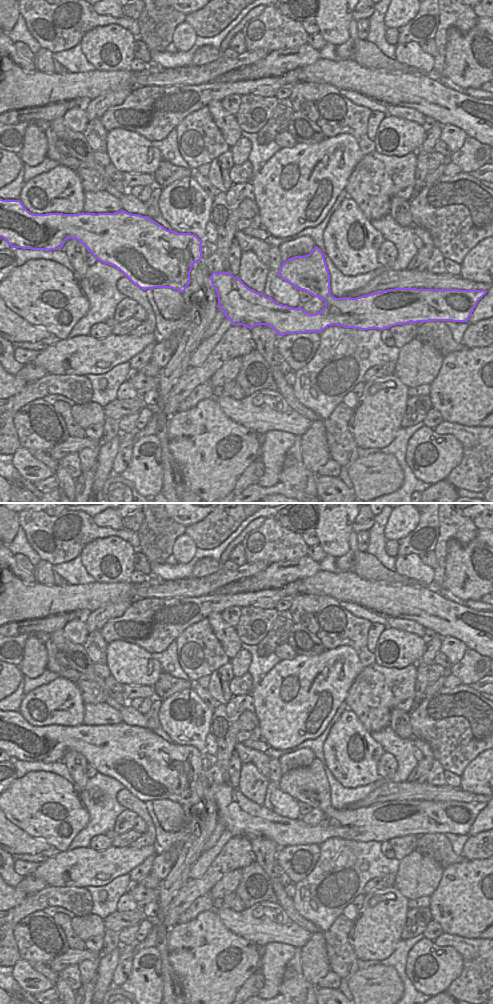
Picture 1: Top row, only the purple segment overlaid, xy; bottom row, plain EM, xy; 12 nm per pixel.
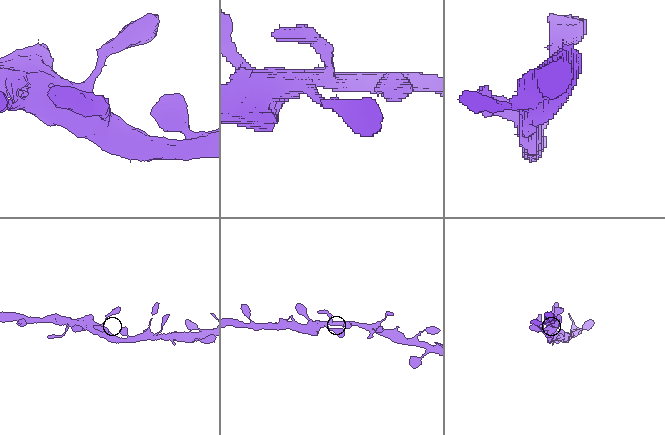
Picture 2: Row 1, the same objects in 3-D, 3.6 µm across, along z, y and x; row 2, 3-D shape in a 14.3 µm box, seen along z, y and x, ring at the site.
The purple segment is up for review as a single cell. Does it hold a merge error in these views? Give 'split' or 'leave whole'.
leave whole

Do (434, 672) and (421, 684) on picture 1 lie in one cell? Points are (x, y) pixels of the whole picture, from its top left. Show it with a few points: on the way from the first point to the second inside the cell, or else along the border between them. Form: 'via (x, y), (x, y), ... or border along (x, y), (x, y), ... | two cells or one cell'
border along (431, 664), (429, 666), (428, 683) | two cells

